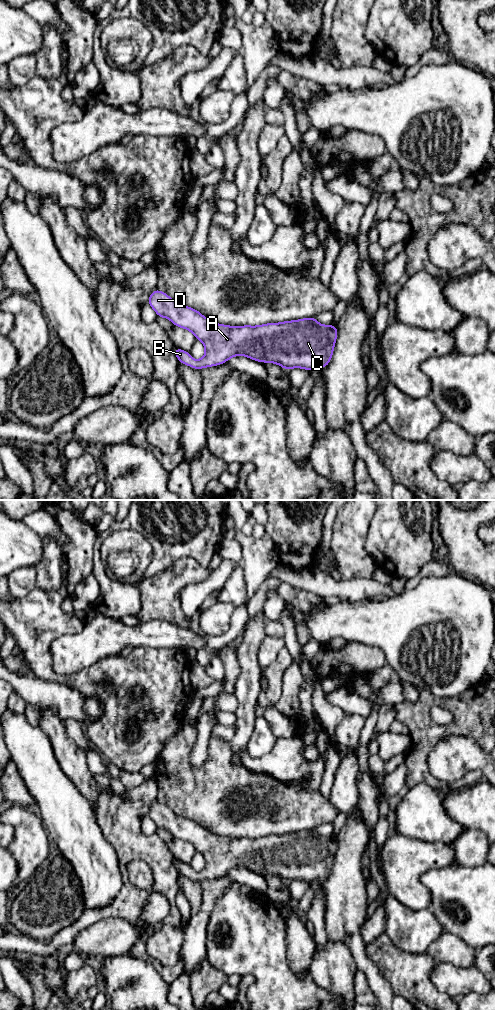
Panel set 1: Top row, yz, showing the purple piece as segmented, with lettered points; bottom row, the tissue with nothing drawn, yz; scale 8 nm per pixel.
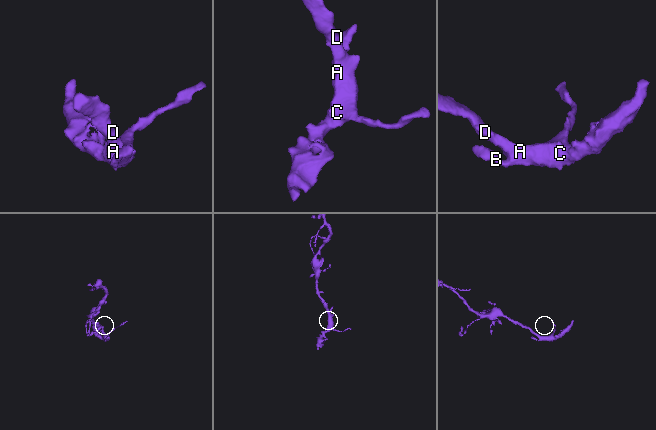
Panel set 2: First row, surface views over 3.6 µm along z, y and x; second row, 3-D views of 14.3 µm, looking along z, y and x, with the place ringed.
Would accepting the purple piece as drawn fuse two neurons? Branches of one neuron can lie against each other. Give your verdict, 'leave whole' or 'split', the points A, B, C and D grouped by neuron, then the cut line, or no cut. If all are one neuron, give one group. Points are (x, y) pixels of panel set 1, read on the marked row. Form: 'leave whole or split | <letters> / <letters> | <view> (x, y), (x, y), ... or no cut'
leave whole | A B C D | no cut

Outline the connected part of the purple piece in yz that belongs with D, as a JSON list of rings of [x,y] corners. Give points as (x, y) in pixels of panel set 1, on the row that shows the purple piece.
[[[158,289],[150,294],[148,305],[160,318],[166,317],[175,326],[189,330],[204,344],[205,355],[200,360],[194,360],[191,353],[180,348],[173,348],[179,362],[197,370],[217,366],[236,355],[242,355],[257,362],[278,364],[287,371],[291,368],[304,368],[310,373],[314,367],[324,369],[329,364],[338,335],[335,325],[319,324],[315,317],[258,326],[221,325],[204,317],[199,311],[177,303]]]

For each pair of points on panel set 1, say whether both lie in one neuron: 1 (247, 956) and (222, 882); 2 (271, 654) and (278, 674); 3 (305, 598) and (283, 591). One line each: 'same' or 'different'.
1: different
2: different
3: same

